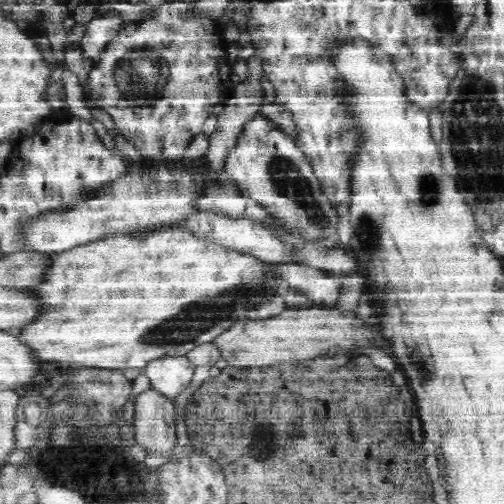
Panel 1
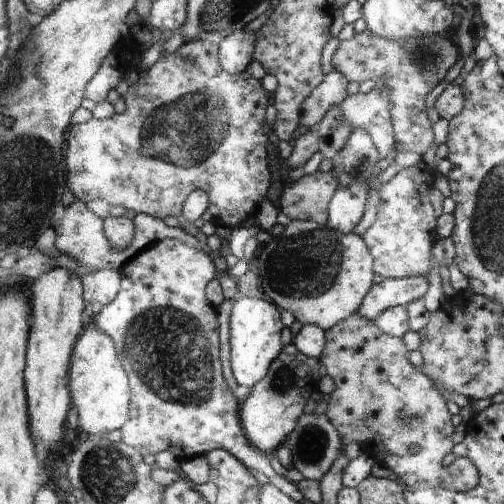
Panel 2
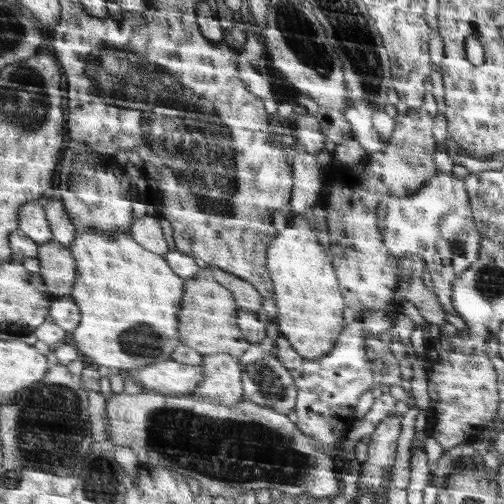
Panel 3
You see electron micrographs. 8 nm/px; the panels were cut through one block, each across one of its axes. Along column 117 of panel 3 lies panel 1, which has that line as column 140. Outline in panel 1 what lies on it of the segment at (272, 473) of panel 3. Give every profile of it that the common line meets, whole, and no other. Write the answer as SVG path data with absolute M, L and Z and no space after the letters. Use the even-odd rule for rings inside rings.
M150 388L136 398L134 406L134 432L136 442L148 450L148 454L176 458L178 432L174 416L176 400Z

